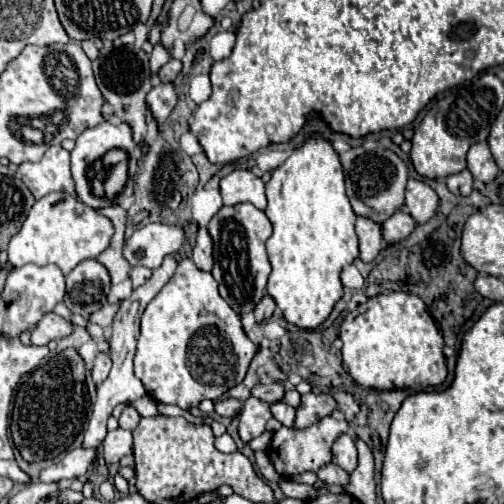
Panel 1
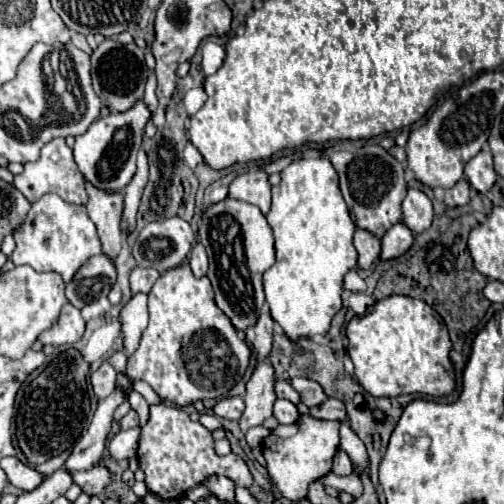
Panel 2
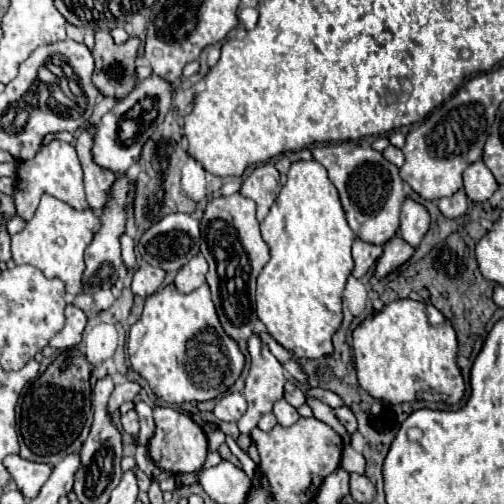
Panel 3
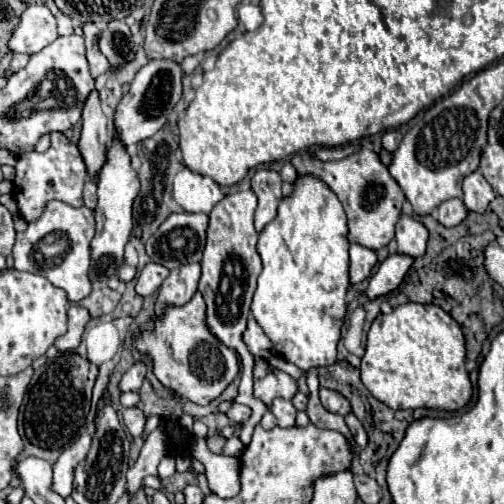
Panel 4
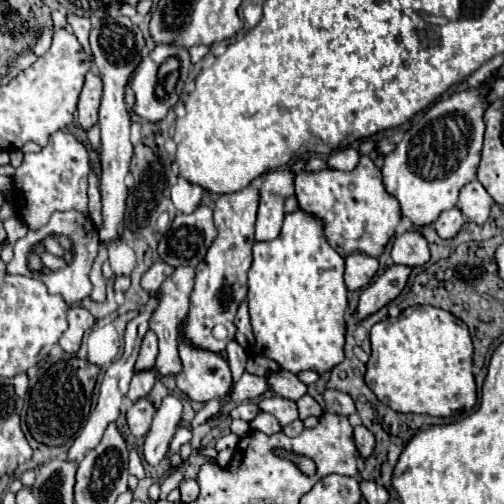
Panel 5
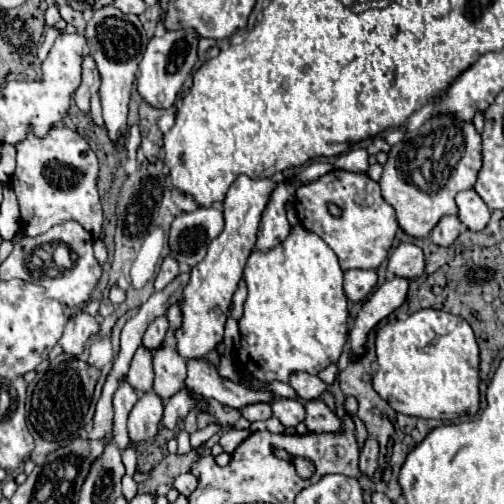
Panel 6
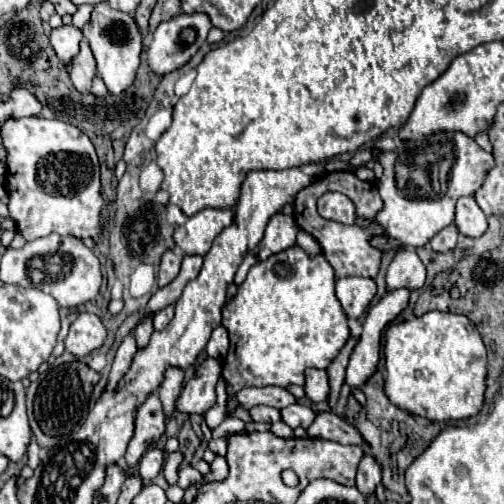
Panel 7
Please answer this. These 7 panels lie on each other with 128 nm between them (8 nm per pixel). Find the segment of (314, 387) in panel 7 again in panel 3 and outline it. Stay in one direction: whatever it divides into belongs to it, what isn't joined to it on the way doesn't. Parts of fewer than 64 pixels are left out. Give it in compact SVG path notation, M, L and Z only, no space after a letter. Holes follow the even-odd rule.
M254 334L248 340L248 352L250 352L250 374L246 378L244 398L248 402L246 414L238 420L238 428L242 434L250 434L252 428L256 428L262 414L270 412L274 402L284 398L284 368L282 364L270 354L268 346Z

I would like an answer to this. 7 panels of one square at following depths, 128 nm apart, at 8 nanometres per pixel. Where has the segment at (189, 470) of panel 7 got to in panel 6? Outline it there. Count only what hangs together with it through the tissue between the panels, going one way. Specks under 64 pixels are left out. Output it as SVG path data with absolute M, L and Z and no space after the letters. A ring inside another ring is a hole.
M186 472L186 474L180 474L176 480L174 480L174 488L184 494L184 496L190 496L198 486L198 478L192 474L192 472Z

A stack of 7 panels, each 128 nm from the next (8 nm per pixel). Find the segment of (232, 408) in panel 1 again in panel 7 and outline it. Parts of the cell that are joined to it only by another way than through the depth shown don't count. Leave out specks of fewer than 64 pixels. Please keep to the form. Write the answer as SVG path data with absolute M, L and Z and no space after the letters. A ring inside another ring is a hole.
M254 406L250 410L252 420L254 422L266 422L266 424L274 424L280 420L280 410L272 408L272 406Z

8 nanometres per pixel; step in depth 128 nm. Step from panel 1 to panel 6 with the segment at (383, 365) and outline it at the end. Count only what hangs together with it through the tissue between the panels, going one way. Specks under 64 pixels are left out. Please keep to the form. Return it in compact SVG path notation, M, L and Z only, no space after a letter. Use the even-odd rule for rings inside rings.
M432 308L418 310L406 320L388 322L376 332L376 354L380 370L374 376L374 390L400 414L436 420L454 420L458 416L476 414L480 410L480 350L470 324L450 312Z

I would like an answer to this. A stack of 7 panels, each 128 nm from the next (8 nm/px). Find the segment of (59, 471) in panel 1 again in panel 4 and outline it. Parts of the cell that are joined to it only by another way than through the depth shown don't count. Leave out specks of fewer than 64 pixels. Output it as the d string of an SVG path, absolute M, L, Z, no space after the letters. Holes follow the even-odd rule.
M140 360L136 362L120 380L120 390L126 392L126 390L138 390L146 378L146 372L148 372L148 364L146 360Z

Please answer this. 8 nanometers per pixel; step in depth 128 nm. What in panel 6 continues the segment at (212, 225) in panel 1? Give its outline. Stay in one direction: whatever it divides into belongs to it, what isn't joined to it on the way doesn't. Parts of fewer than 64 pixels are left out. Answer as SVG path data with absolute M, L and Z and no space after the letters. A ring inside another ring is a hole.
M238 176L238 180L230 186L226 200L224 200L224 230L222 234L212 240L208 246L206 258L192 268L190 282L186 284L182 298L178 300L180 312L182 312L182 324L176 328L176 352L184 360L202 358L218 342L224 338L224 322L226 312L232 302L232 296L236 292L236 286L242 278L242 270L246 266L246 260L256 244L256 232L260 226L260 216L264 214L264 208L268 206L268 196L272 194L272 188L276 188L276 182L272 178L250 178L250 176Z

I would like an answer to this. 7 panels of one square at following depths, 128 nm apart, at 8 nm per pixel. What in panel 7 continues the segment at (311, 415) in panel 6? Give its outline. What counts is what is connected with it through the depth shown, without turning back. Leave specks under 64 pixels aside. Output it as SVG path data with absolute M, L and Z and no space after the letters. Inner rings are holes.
M320 412L316 420L308 428L310 438L324 438L324 440L334 440L340 444L364 444L360 432L346 422L344 418L332 414L332 412Z

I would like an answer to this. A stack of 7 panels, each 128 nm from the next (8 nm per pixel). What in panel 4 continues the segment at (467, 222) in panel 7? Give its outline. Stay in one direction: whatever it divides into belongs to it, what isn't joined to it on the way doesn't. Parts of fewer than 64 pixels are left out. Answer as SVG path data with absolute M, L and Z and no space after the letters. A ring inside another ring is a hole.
M472 172L470 176L466 176L462 190L464 190L462 200L464 200L466 208L476 214L482 214L496 196L480 172Z

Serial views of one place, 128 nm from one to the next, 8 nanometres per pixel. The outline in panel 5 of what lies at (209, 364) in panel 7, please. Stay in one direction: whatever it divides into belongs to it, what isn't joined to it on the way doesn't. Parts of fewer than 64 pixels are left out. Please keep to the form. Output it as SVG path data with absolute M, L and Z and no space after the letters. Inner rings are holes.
M174 396L164 398L152 420L152 428L146 436L146 442L144 442L144 460L148 464L156 466L158 462L162 462L180 420L182 420L180 400Z

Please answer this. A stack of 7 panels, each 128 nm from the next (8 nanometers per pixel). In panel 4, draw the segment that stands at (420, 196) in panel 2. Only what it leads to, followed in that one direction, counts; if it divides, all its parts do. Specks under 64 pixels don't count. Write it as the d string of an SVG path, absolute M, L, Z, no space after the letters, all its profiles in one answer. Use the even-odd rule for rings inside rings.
M400 216L396 224L396 252L420 258L426 254L426 242L428 242L428 230L422 222L410 216Z

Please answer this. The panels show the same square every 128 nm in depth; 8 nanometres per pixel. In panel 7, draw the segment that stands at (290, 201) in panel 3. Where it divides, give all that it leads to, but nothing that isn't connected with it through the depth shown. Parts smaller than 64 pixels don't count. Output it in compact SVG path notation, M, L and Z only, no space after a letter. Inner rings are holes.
M292 246L254 264L236 294L222 306L222 326L230 336L230 350L222 362L222 378L226 380L228 392L228 416L240 408L236 392L242 388L304 386L304 372L308 368L328 368L350 336L346 320L348 318L334 294L334 270L324 254L310 258L300 246Z

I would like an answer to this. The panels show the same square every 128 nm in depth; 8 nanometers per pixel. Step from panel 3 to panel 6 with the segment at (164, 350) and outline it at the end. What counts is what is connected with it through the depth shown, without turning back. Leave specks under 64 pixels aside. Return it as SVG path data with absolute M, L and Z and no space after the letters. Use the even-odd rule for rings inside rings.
M188 360L188 378L186 388L196 392L202 398L214 398L230 408L244 408L248 404L266 402L272 404L274 392L252 388L248 384L228 382L218 376L216 368L206 360Z

